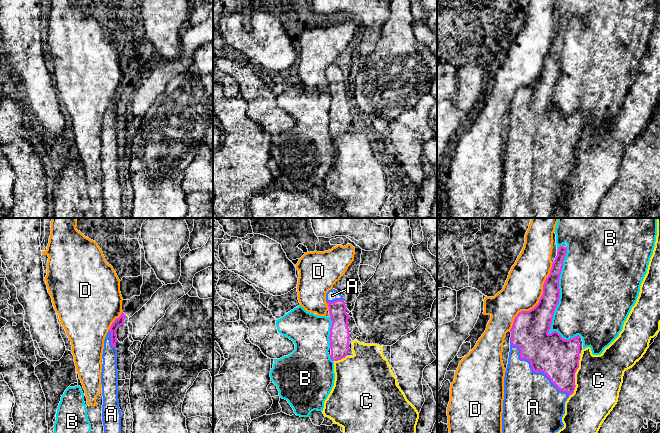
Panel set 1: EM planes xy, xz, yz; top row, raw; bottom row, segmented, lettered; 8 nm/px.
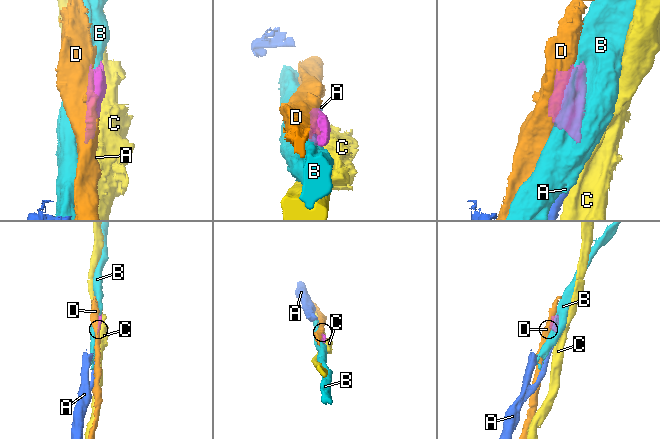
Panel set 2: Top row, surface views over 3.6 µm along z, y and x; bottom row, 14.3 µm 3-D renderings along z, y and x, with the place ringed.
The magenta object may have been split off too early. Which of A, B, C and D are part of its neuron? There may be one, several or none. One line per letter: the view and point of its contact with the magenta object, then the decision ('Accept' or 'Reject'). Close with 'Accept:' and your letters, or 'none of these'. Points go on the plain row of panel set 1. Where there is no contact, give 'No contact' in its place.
A: Touches magenta at yz (532, 144). Accept
B: Touches magenta at yz (558, 75). Reject
C: Touches magenta at yz (574, 152). Reject
D: Touches magenta at yz (539, 77). Reject
Accept: A

